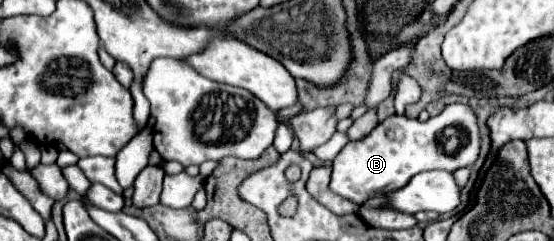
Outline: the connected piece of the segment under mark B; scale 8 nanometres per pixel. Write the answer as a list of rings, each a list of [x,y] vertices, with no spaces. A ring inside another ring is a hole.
[[[463,103],[447,105],[439,115],[421,123],[417,119],[393,115],[379,123],[367,137],[359,141],[351,141],[335,159],[333,159],[333,175],[331,189],[337,195],[349,197],[357,205],[365,203],[377,193],[391,193],[409,183],[409,179],[421,171],[445,169],[457,171],[461,167],[469,167],[477,161],[481,149],[481,131],[477,123],[477,113],[473,107]],[[449,135],[459,139],[459,151],[447,149]]]

